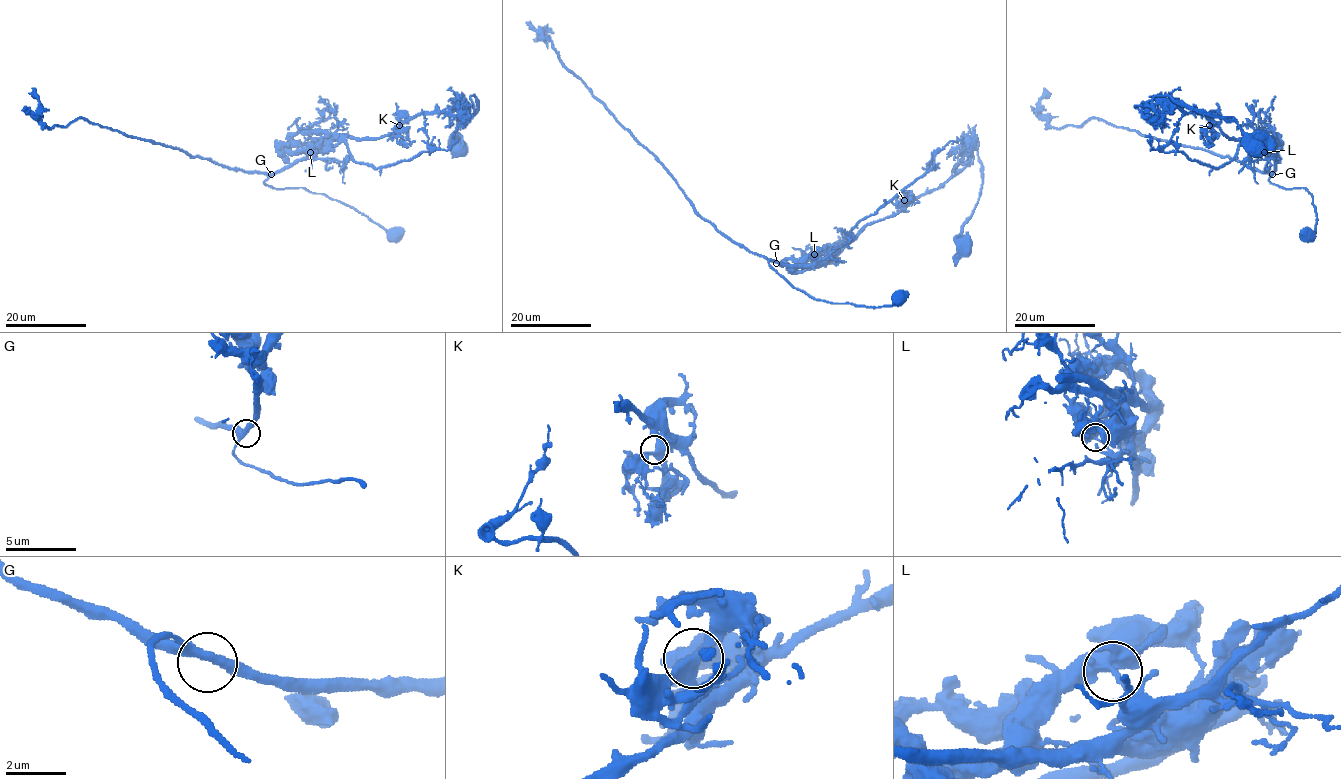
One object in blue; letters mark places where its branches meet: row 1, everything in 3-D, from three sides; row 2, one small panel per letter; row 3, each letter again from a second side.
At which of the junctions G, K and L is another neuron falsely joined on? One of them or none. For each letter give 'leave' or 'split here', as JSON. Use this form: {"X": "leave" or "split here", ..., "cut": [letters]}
{"G": "leave", "K": "leave", "L": "split here", "cut": ["L"]}

